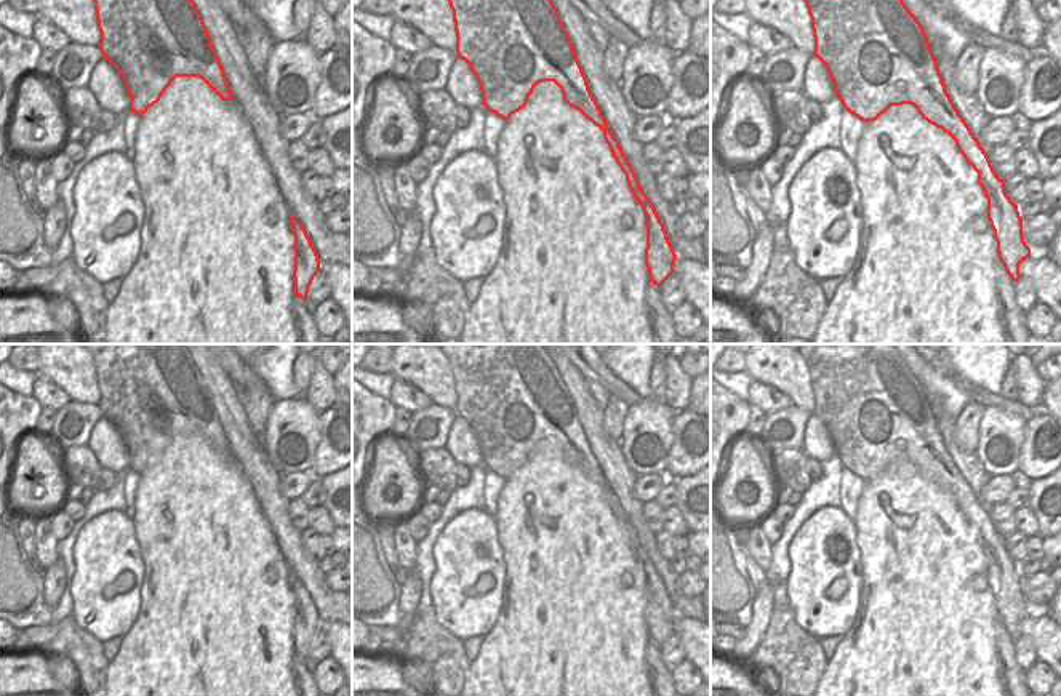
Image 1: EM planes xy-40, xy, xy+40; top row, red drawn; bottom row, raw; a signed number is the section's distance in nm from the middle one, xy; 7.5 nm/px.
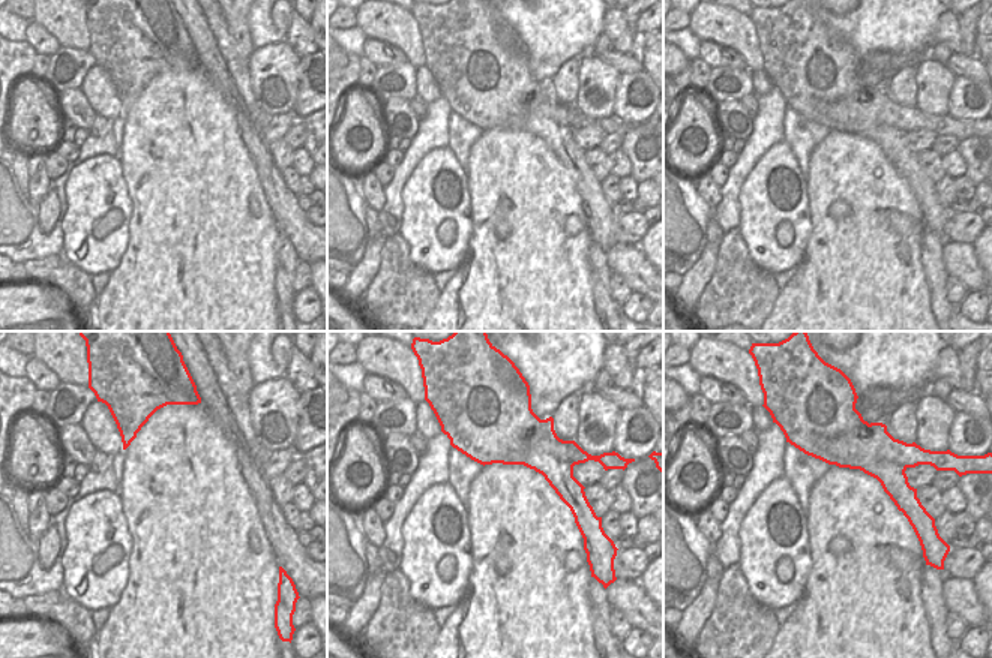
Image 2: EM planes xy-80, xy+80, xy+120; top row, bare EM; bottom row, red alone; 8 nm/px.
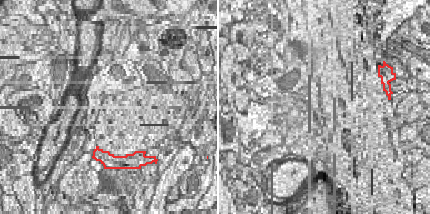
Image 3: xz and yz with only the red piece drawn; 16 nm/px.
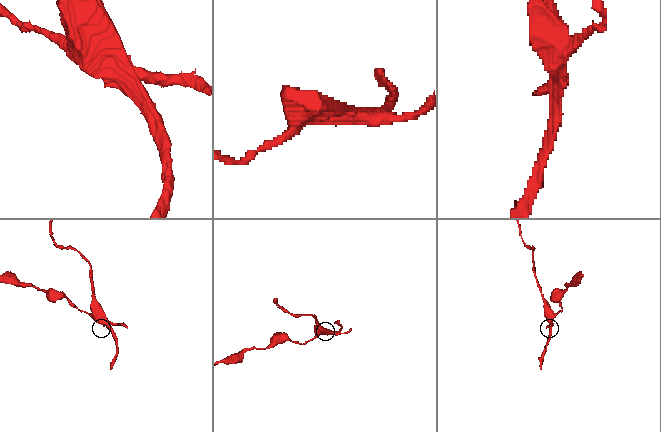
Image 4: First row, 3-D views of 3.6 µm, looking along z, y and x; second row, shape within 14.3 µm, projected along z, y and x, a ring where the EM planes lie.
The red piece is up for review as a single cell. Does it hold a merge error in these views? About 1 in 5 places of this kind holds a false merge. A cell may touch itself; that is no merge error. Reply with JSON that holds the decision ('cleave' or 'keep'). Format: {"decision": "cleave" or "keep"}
{"decision": "cleave"}

